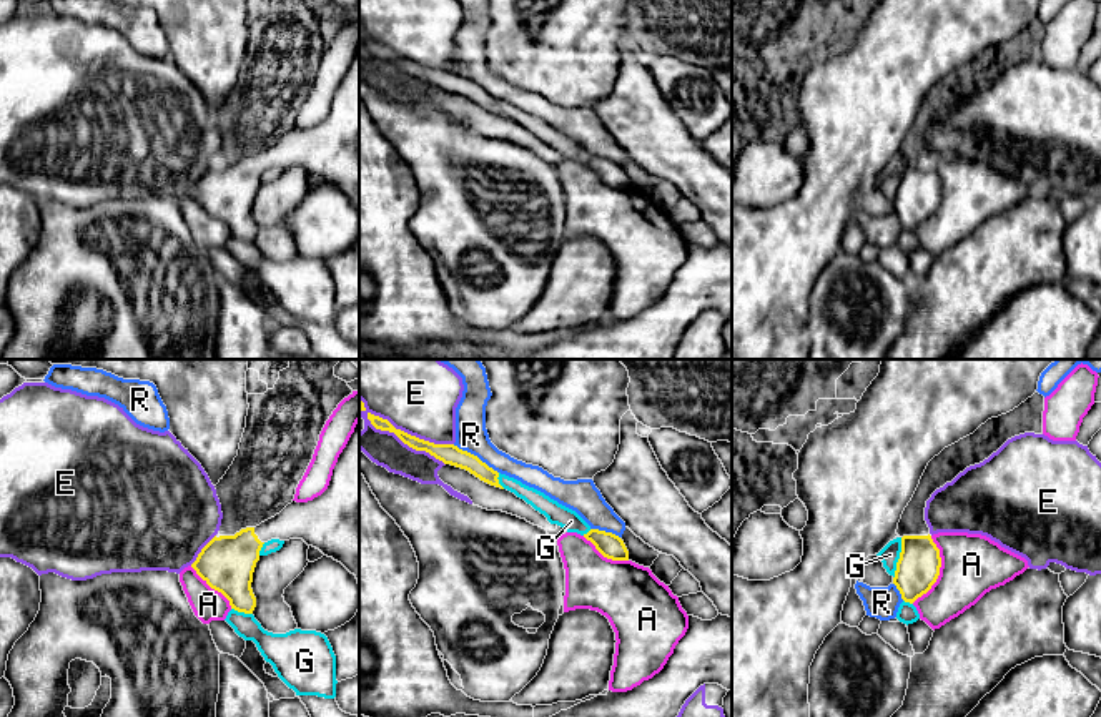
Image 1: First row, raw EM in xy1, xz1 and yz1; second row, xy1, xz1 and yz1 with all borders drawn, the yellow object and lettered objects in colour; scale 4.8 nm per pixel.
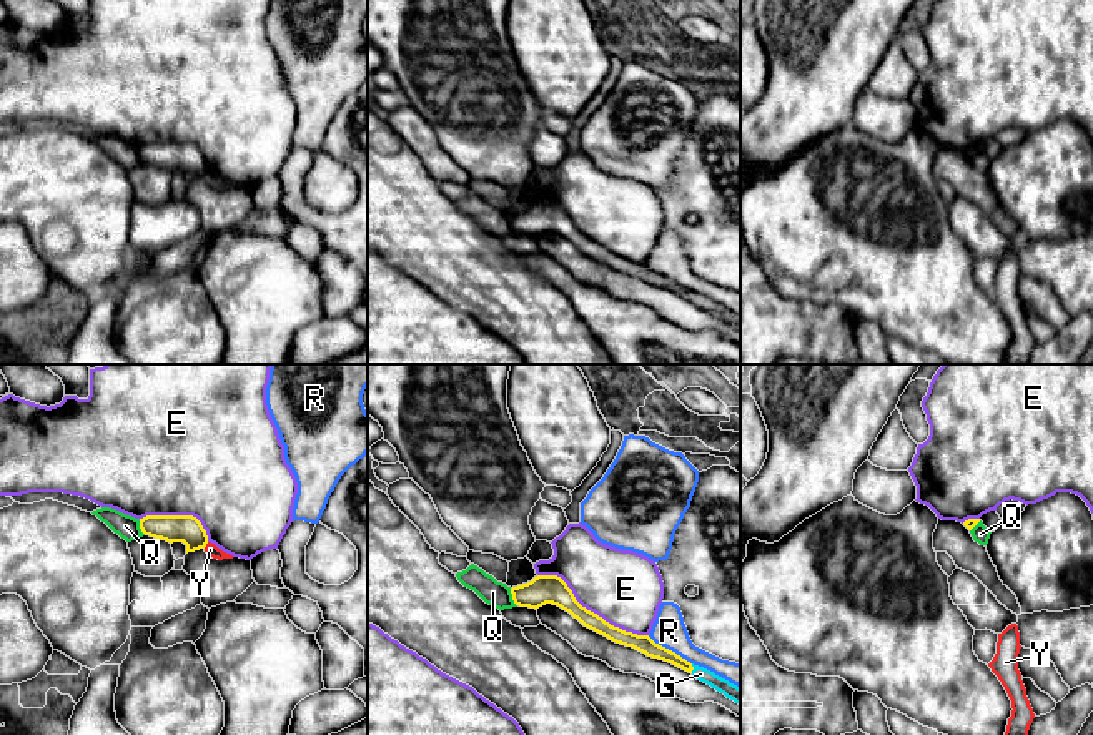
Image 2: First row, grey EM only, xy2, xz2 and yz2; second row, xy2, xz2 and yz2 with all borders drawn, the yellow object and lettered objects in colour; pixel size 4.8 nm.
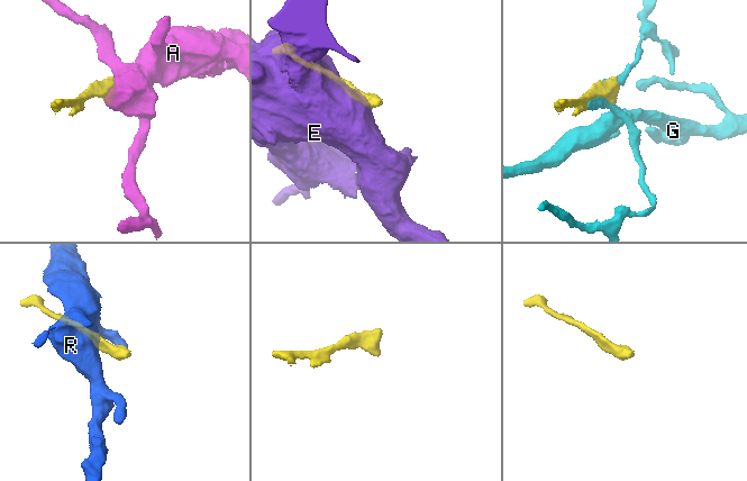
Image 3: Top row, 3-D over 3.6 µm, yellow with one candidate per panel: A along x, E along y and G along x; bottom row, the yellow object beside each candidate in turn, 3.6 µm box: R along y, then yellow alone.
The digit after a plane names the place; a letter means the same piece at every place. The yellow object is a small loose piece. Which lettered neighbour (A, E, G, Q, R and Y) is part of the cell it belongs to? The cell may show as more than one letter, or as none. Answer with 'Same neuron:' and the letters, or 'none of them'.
Same neuron: none of them

